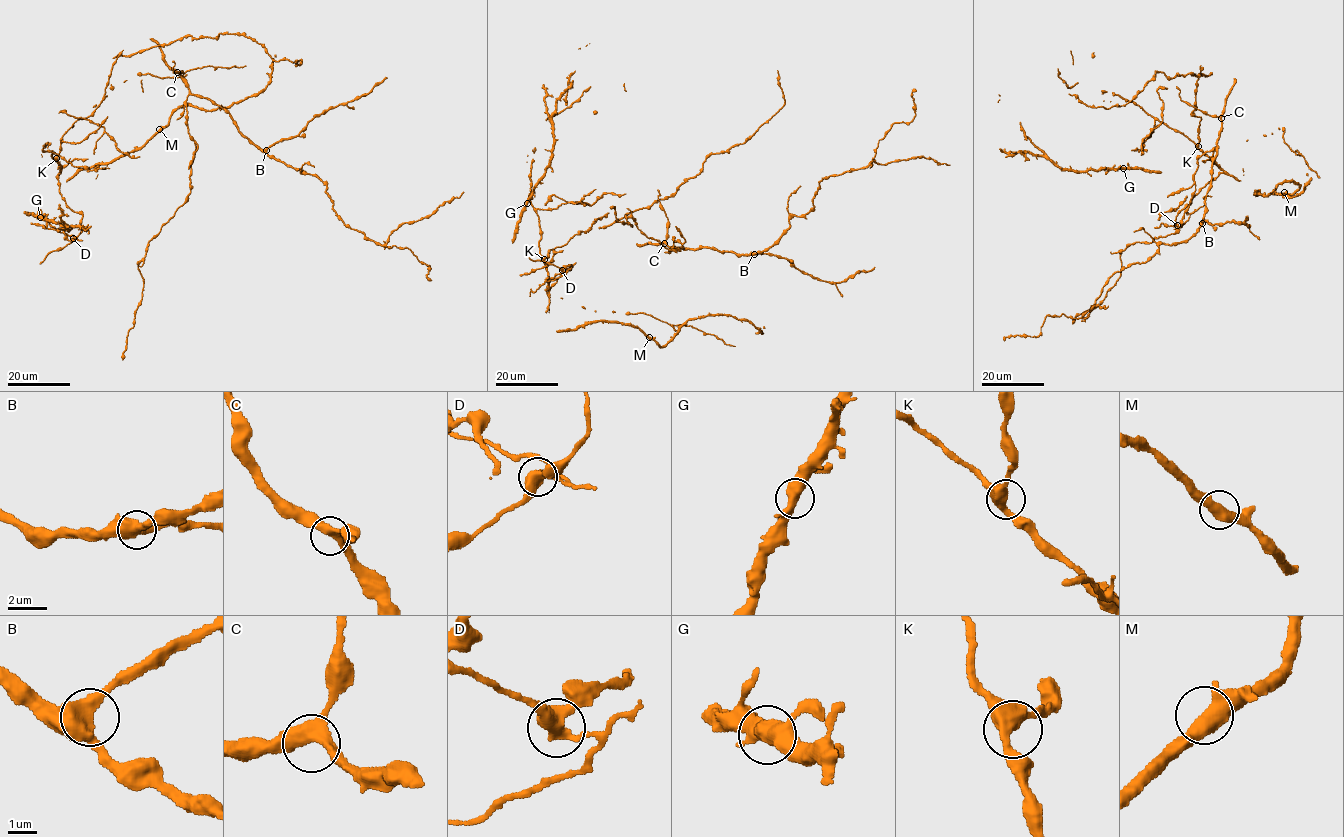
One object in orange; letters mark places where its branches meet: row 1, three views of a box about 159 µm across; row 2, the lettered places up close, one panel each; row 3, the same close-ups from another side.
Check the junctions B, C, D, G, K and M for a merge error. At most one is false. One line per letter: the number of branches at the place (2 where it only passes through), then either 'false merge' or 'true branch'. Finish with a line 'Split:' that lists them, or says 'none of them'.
B: 3 | true branch
C: 3 | true branch
D: 3 | false merge
G: 3 | true branch
K: 3 | true branch
M: 3 | true branch
Split: D

